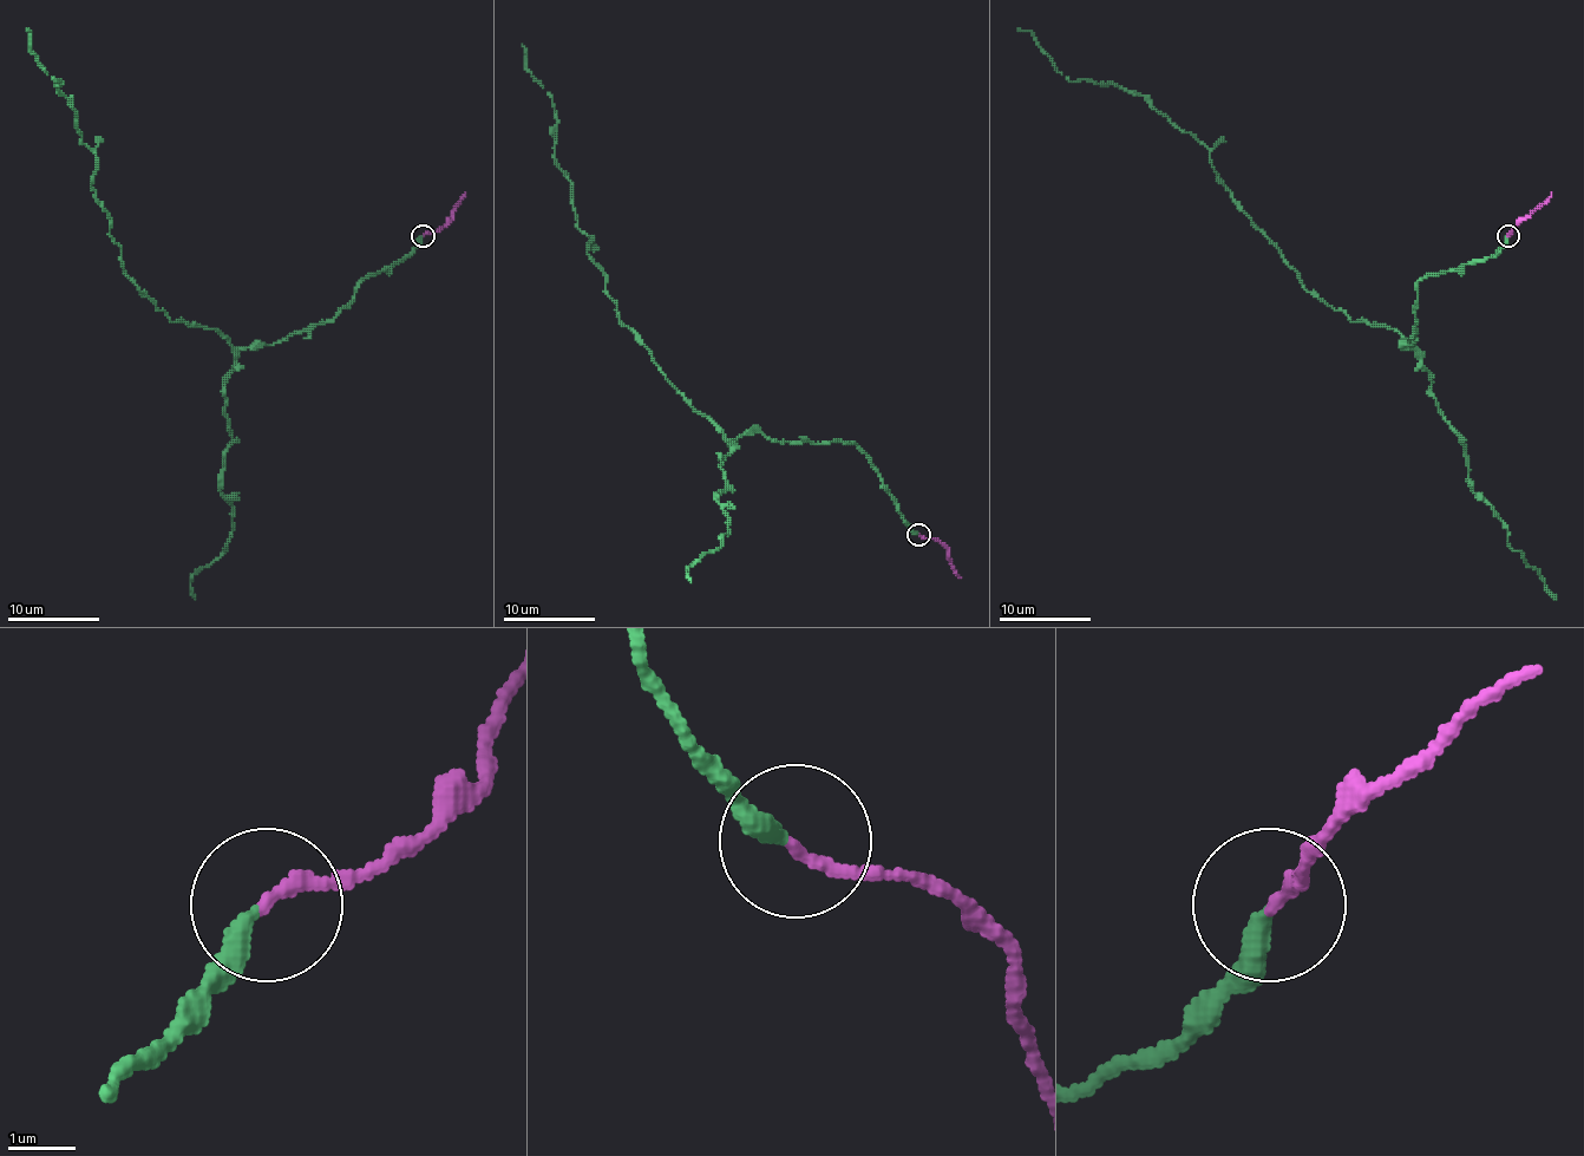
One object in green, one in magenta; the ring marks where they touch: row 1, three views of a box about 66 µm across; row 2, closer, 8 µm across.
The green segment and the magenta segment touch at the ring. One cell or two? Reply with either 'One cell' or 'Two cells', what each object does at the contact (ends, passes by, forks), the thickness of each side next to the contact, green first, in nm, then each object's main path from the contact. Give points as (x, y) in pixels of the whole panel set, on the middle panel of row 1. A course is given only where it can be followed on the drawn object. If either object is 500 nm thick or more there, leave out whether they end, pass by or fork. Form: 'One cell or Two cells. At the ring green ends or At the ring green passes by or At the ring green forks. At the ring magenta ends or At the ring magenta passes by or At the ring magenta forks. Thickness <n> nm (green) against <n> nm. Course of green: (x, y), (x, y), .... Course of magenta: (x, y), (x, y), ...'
One cell. At the ring green ends. At the ring magenta ends. Thickness 280 nm (green) against 200 nm. Course of green: (917, 534), (857, 444), (760, 432), (730, 442), (619, 319), (554, 157), (551, 97), (527, 69), (522, 44). Course of magenta: (920, 534), (935, 539), (947, 550), (947, 559), (961, 578)

